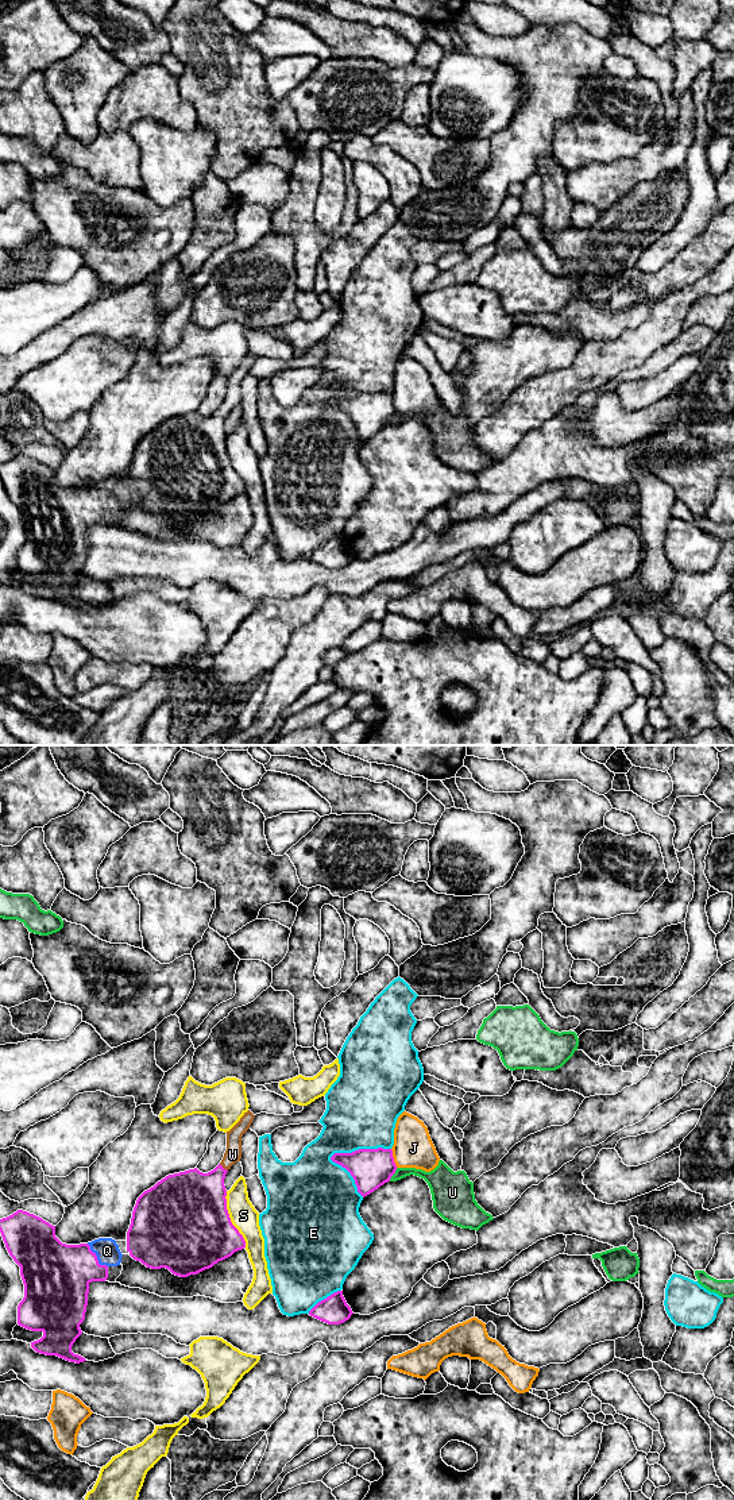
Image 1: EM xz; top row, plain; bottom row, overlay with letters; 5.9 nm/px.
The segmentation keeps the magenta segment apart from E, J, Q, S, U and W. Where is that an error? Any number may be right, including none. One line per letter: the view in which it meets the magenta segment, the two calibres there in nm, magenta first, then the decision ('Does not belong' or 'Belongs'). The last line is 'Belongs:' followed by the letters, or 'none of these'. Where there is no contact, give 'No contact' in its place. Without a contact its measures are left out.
E: Touches magenta in xz. Thickness 240 nm (magenta) against 440 nm. Does not belong
J: Touches magenta in xz. Thickness 240 nm (magenta) against 240 nm. Does not belong
Q: Touches magenta in xz. Thickness 380 nm (magenta) against 140 nm. Belongs
S: Touches magenta in xz. Thickness 500 nm (magenta) against 160 nm. Does not belong
U: Touches magenta in xz. Thickness 240 nm (magenta) against 100 nm. Does not belong
W: Touches magenta in xz. Thickness 340 nm (magenta) against 100 nm. Belongs
Belongs: Q, W

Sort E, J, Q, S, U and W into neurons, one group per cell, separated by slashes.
E / J / Q W / S / U

